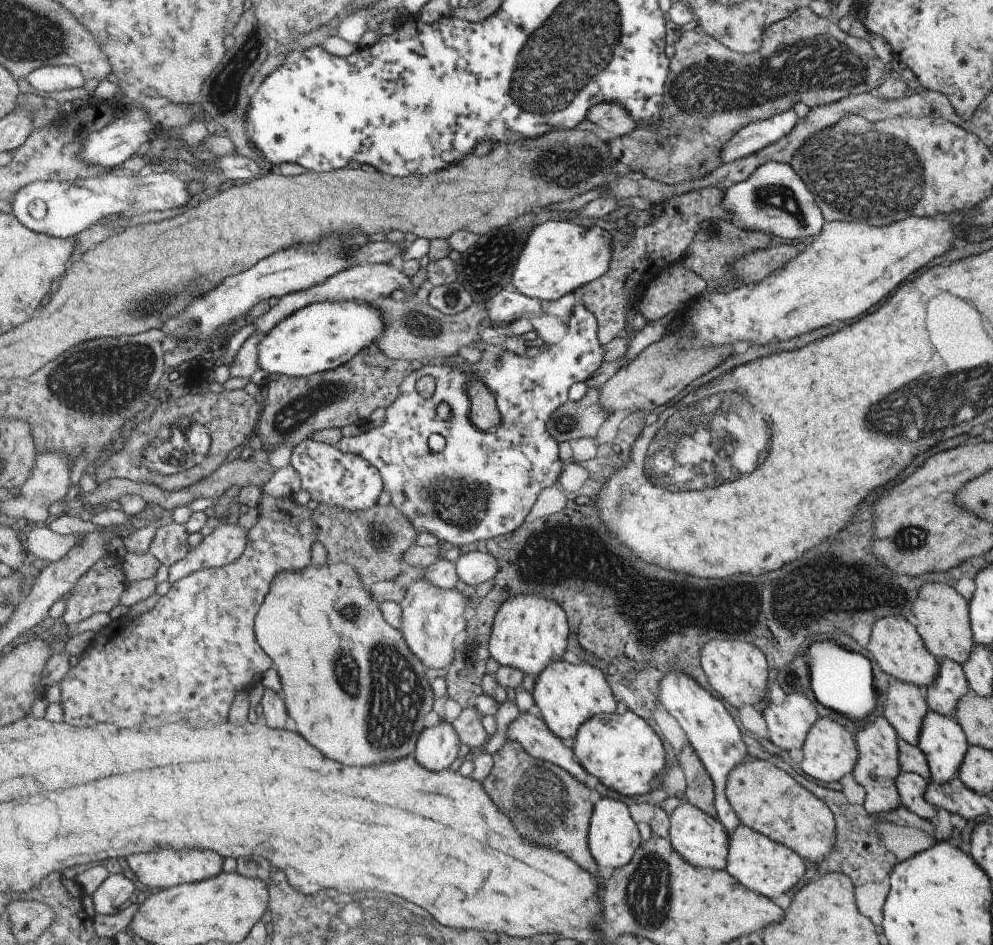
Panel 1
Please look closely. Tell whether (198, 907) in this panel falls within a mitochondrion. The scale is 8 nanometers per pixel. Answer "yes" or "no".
no

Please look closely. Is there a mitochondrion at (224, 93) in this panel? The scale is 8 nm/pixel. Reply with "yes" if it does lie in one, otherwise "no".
yes

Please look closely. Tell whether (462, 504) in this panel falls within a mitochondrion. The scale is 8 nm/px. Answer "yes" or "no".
yes

